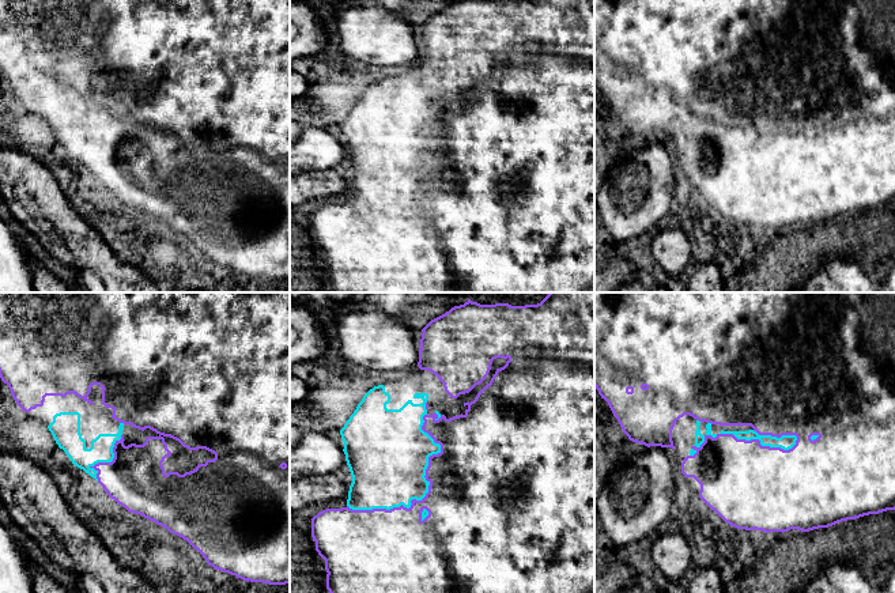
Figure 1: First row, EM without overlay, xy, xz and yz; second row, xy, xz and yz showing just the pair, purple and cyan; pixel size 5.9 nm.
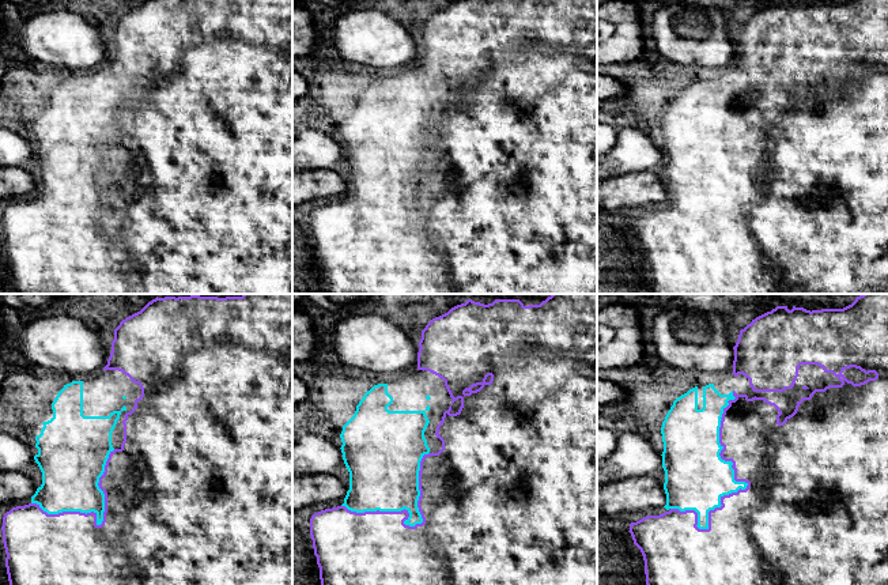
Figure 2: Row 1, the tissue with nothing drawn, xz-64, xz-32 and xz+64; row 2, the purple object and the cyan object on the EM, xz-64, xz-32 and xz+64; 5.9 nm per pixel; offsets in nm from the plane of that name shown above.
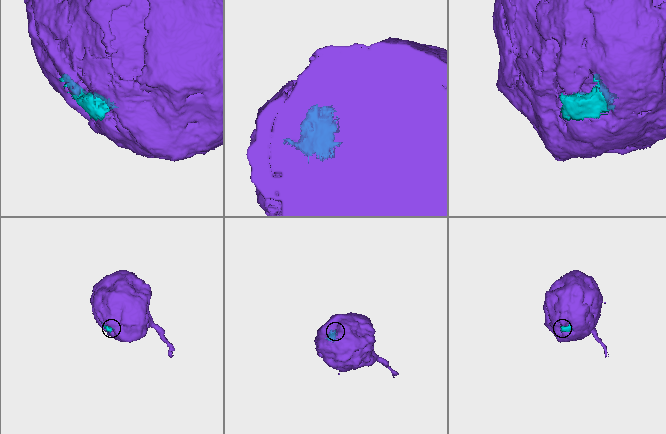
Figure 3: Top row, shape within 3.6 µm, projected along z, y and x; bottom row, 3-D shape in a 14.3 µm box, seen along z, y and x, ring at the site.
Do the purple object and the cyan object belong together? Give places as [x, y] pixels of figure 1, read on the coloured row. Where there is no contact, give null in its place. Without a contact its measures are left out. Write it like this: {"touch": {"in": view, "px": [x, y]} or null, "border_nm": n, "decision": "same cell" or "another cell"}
{"touch": {"in": "xz", "px": [427, 493]}, "border_nm": 750, "decision": "same cell"}

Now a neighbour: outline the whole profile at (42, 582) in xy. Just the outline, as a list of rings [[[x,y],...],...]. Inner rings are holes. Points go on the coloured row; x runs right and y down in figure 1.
[[[27,560],[27,569],[31,575],[34,593],[68,593],[64,585],[49,577],[34,562]]]

